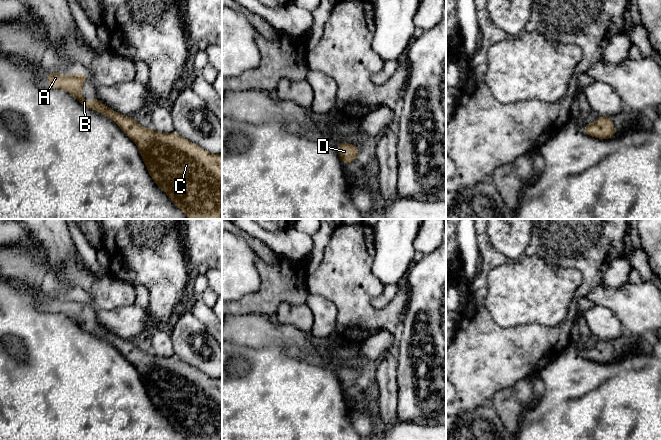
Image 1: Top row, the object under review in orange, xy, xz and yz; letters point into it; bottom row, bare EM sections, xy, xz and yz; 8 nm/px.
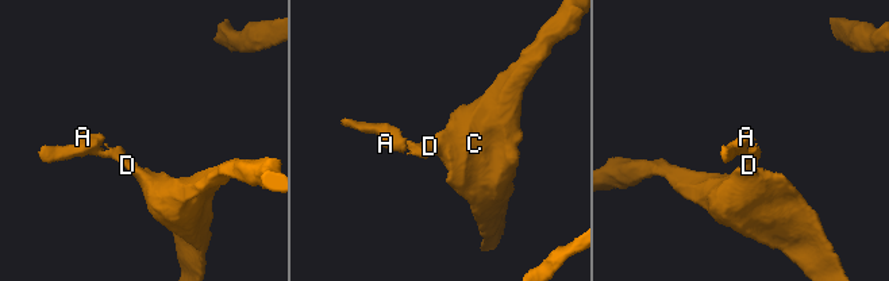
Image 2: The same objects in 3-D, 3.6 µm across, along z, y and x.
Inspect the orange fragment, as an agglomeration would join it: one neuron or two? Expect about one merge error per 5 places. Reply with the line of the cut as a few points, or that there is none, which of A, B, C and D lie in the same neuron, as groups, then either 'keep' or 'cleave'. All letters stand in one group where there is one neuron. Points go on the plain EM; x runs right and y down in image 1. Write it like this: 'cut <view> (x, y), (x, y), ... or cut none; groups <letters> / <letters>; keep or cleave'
cut none; groups A B C D; keep

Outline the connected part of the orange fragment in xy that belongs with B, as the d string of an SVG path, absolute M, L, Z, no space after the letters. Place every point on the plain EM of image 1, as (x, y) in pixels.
M50 296L47 300L47 309L52 313L67 315L83 331L96 334L113 344L137 369L147 394L156 409L186 440L222 440L222 377L210 378L176 356L160 357L152 352L144 352L131 340L124 340L115 336L97 321L91 325L86 325L81 320L81 314L83 307L87 304L89 304L88 300L81 296L72 299Z

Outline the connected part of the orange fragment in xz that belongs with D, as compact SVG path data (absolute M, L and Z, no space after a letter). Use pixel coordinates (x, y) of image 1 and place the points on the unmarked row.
M339 366L337 375L343 389L354 386L359 378L359 371L351 367Z

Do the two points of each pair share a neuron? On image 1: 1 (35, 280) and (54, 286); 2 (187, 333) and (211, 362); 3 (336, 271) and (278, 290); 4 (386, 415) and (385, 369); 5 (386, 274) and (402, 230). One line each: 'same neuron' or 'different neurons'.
1: different neurons
2: same neuron
3: different neurons
4: same neuron
5: same neuron

